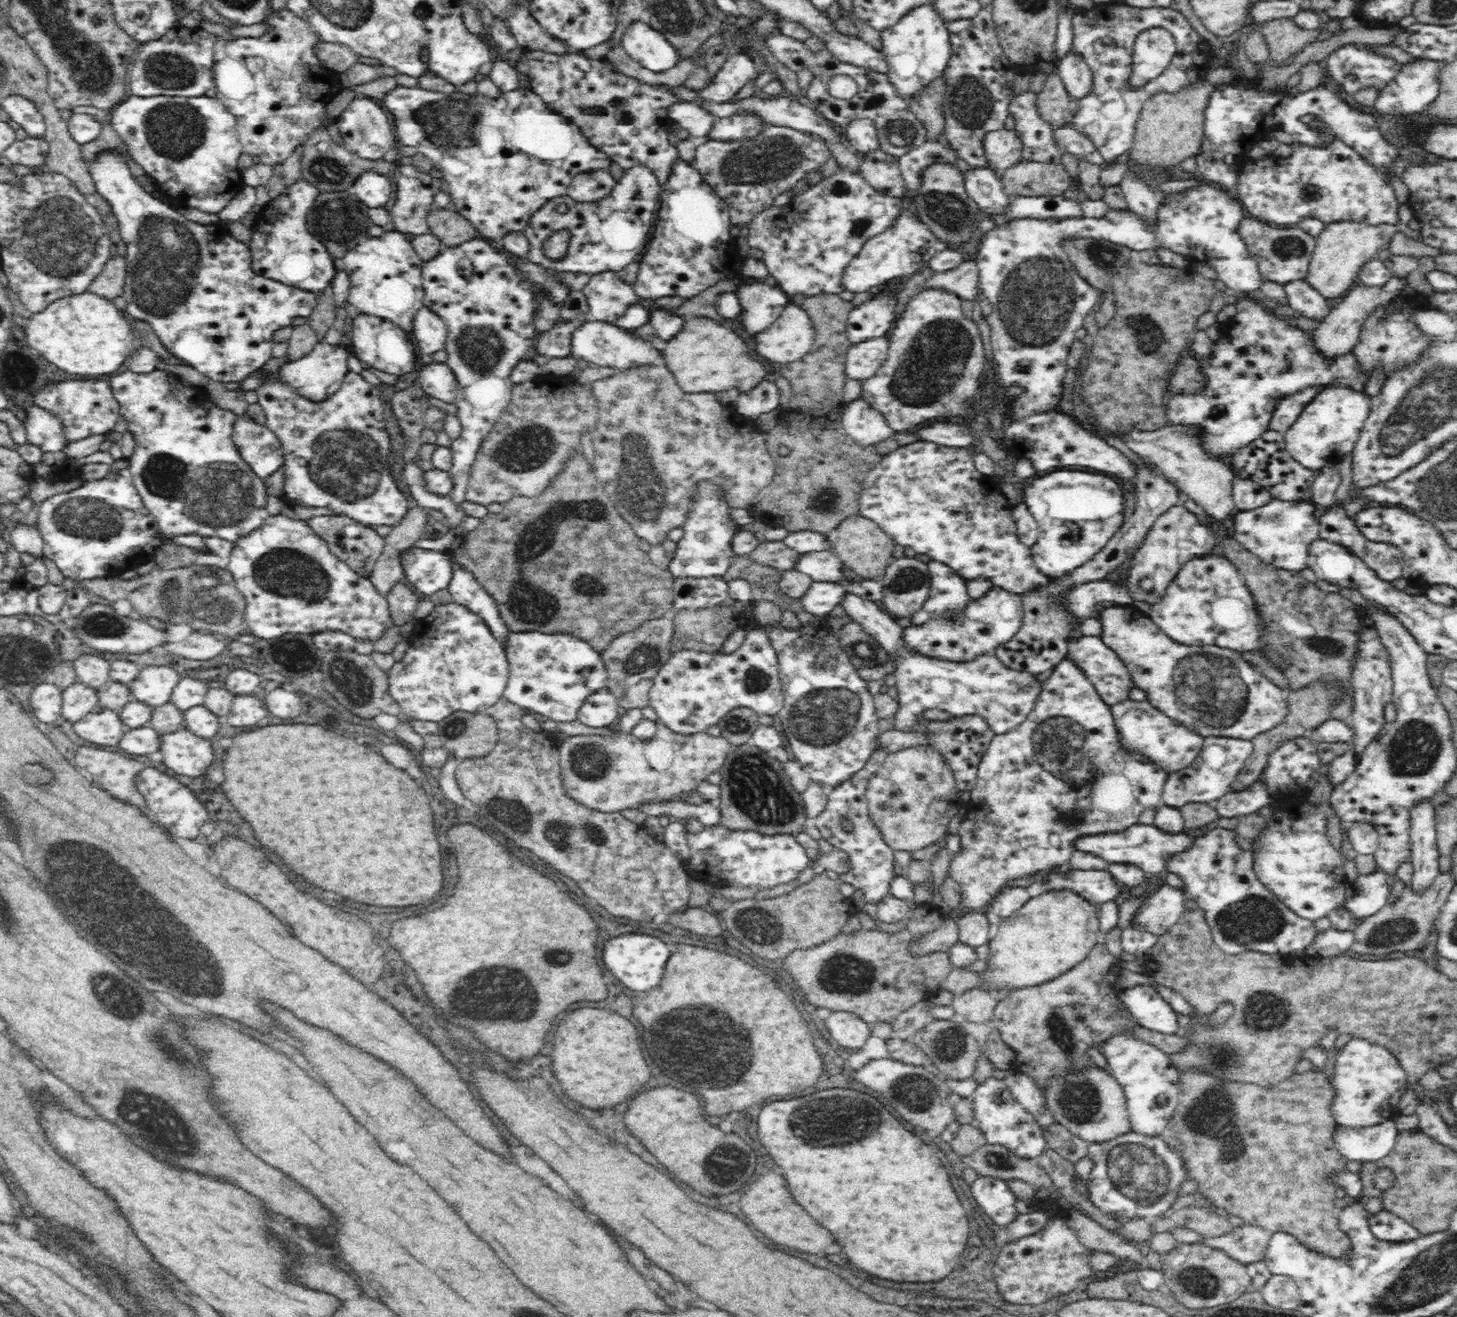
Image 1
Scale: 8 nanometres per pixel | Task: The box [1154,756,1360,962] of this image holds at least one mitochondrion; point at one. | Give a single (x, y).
(1252, 920)

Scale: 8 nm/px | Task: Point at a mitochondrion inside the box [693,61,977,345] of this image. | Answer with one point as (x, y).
(776, 159)

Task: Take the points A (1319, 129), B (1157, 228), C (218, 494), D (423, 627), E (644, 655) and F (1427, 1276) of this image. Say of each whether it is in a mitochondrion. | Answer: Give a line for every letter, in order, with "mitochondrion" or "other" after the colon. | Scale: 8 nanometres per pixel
A: other
B: other
C: mitochondrion
D: other
E: mitochondrion
F: mitochondrion

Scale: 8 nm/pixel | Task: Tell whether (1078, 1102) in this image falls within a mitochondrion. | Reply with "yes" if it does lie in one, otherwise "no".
yes

